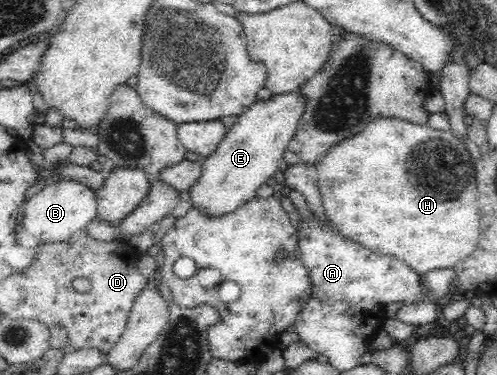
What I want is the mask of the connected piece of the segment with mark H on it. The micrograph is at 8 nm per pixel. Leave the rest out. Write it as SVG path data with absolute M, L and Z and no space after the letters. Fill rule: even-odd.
M374 118L364 126L356 135L343 139L339 144L328 150L323 162L318 164L318 187L322 197L325 214L343 236L351 239L364 247L371 246L371 250L379 254L393 255L395 259L403 261L411 267L415 273L427 274L437 268L454 268L459 261L467 258L479 244L480 239L480 214L478 213L478 191L476 170L473 165L473 158L469 154L465 143L457 138L450 129L438 130L429 124L415 124L400 118Z

